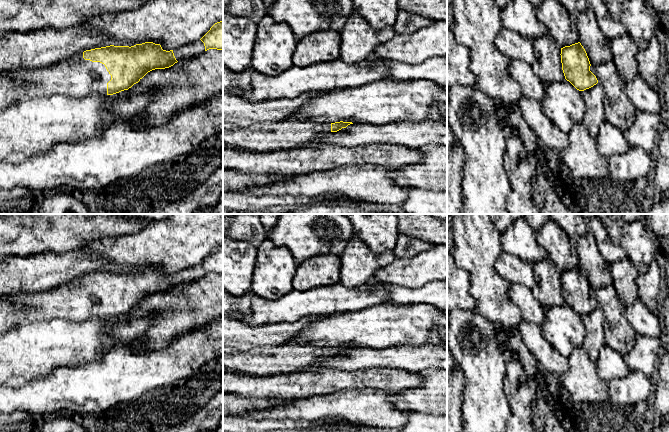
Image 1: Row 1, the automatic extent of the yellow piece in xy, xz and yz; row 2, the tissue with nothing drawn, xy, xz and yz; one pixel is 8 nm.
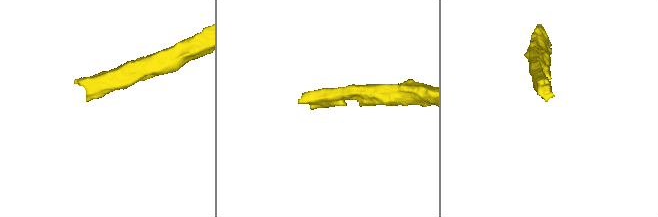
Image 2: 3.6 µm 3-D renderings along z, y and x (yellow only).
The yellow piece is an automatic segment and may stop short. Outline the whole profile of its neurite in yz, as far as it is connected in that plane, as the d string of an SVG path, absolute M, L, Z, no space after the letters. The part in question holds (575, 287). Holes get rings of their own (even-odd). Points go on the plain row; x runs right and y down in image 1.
M580 266L561 272L561 287L565 303L577 314L584 315L598 304L590 295L590 285Z

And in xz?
M286 342L240 351L223 345L223 368L254 377L315 370L316 364L346 352L352 346L318 347L308 343Z

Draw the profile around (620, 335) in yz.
M614 285L591 289L590 295L606 317L603 324L606 345L625 356L635 345L636 333L624 315L625 306L618 298Z

